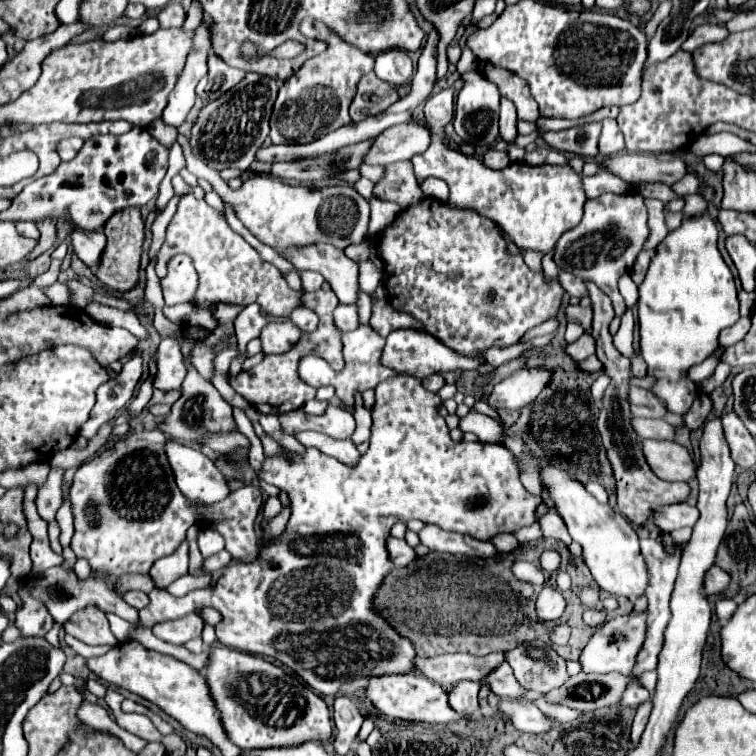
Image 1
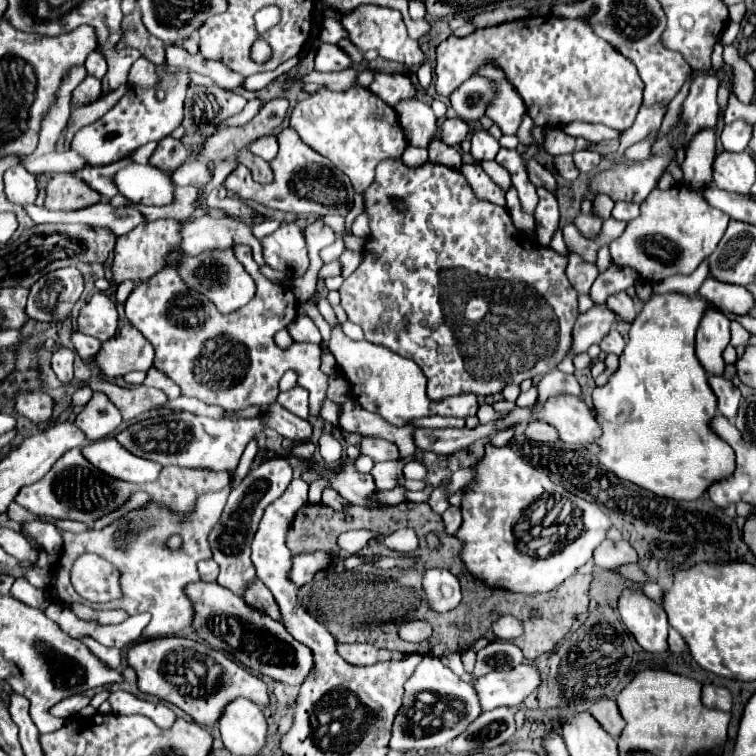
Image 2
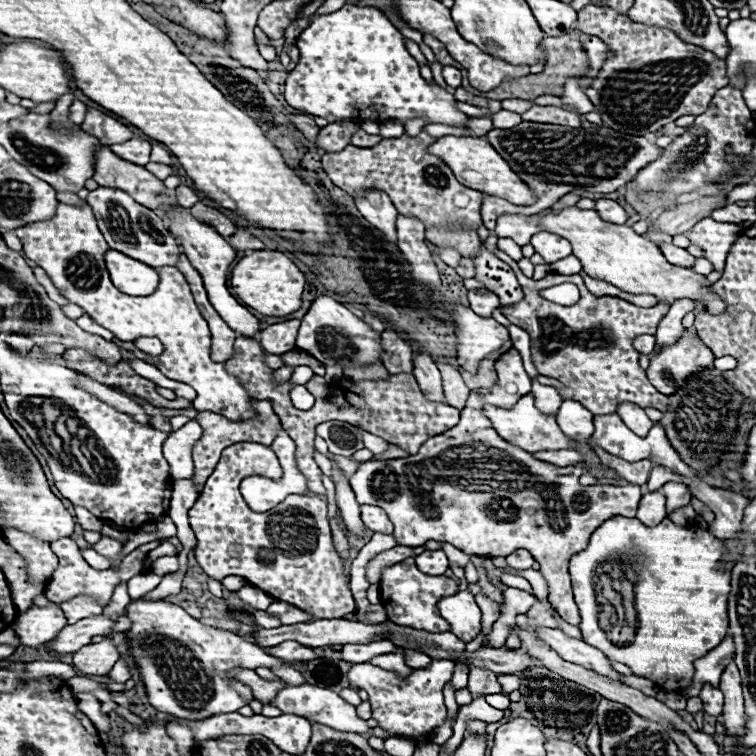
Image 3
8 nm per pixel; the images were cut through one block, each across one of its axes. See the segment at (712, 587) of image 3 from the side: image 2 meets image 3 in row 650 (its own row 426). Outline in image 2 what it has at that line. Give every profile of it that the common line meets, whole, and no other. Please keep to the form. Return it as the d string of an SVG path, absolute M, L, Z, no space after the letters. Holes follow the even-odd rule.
M680 292L652 298L656 300L644 302L642 310L632 322L626 348L620 354L618 370L610 376L606 386L594 388L592 398L594 406L598 408L596 420L604 432L598 440L598 446L602 448L598 460L618 478L630 480L658 496L694 500L700 498L712 482L726 478L734 470L732 448L710 430L708 422L712 416L716 416L716 396L708 384L706 372L694 354L694 336L698 324L706 310L716 308L716 304L700 296L686 296Z

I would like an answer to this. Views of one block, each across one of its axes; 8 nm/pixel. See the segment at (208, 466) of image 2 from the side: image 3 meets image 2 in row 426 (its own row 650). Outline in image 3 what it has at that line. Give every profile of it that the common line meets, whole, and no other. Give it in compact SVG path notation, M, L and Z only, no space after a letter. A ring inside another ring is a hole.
M134 600L132 604L128 604L126 608L126 616L132 620L132 626L124 632L124 640L128 644L128 652L140 672L140 680L146 688L146 696L148 702L152 706L156 706L160 712L166 714L174 714L178 718L208 718L214 714L222 714L222 712L236 712L238 708L250 704L252 690L246 684L240 682L232 682L226 676L226 670L234 668L256 668L256 666L272 666L289 665L281 660L274 660L273 656L268 656L260 646L246 642L244 638L240 638L234 632L228 630L220 630L220 628L212 628L212 626L204 626L200 620L192 618L190 614L186 614L180 606L170 604L166 600L160 602L144 602L144 600Z

